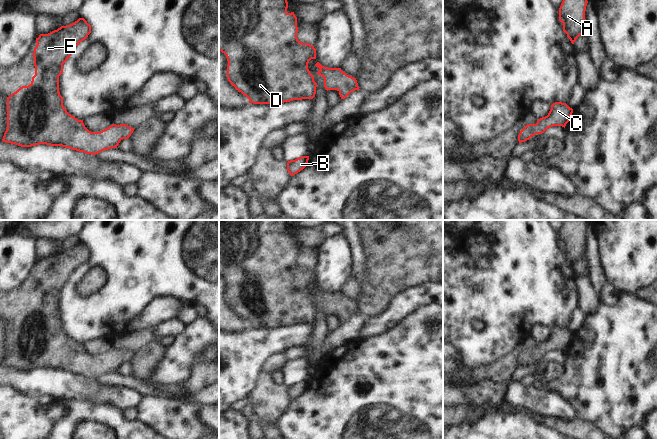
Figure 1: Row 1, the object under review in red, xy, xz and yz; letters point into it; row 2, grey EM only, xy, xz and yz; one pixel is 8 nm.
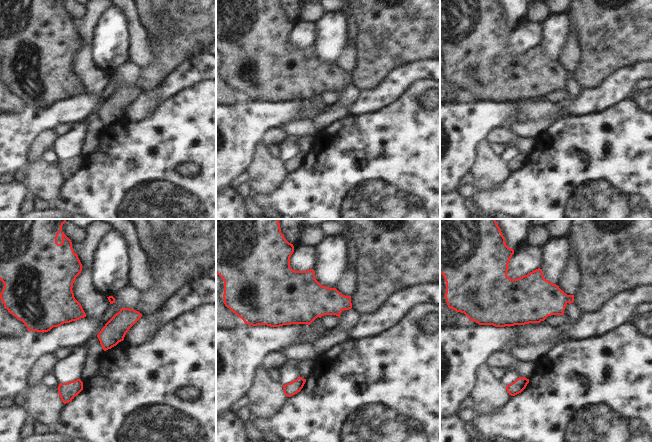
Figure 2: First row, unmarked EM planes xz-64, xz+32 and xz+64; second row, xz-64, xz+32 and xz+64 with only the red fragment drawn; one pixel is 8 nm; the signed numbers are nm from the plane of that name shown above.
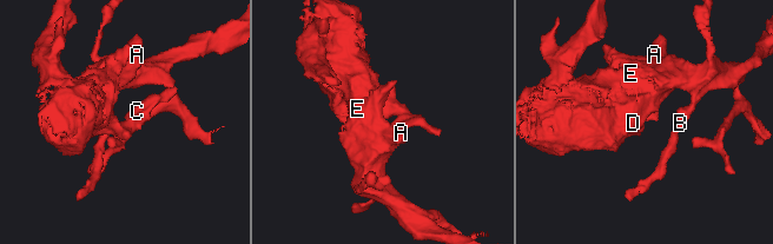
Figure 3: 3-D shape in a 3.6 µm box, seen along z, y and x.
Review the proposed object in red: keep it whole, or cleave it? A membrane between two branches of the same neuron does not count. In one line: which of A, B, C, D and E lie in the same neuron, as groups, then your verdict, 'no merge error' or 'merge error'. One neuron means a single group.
A B C D E | no merge error

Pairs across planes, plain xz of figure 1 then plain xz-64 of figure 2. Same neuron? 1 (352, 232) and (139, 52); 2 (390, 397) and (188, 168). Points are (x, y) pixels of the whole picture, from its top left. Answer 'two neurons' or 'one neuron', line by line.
1: one neuron
2: two neurons

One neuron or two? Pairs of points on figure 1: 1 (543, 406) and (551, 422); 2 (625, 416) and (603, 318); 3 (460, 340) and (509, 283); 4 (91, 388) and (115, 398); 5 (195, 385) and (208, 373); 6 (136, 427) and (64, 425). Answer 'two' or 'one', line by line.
1: two
2: one
3: one
4: one
5: one
6: one

